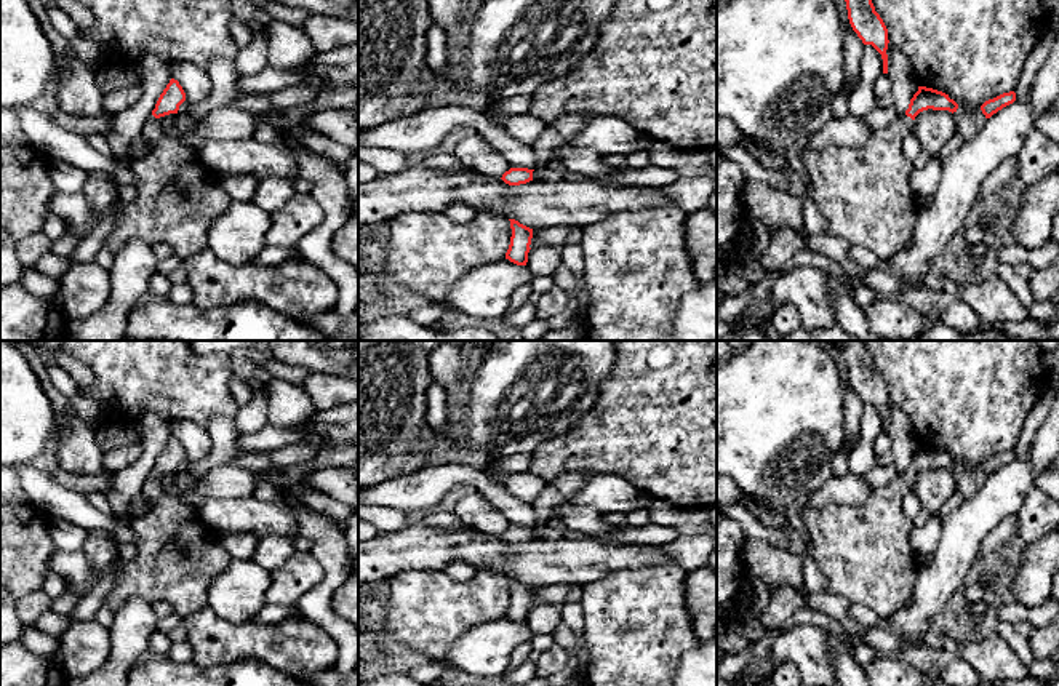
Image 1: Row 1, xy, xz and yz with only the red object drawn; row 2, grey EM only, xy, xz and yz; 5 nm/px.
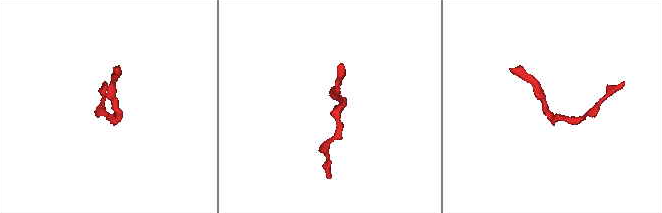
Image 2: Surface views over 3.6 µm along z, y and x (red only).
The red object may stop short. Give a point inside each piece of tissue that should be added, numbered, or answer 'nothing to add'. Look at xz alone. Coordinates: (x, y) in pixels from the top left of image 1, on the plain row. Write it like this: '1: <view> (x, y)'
nothing to add

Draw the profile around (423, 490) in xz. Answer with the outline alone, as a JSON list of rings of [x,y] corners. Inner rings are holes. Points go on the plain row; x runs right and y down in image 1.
[[[430,462],[408,475],[362,489],[358,491],[358,504],[390,507],[406,513],[429,513],[438,509],[442,499],[456,485],[472,485],[507,518],[510,526],[534,528],[545,516],[552,516],[558,518],[569,531],[609,544],[665,545],[681,536],[678,529],[651,523],[614,531],[603,521],[605,513],[589,507],[573,509],[561,516],[555,512],[541,513],[534,504],[510,496],[486,472],[458,464],[434,465]]]

